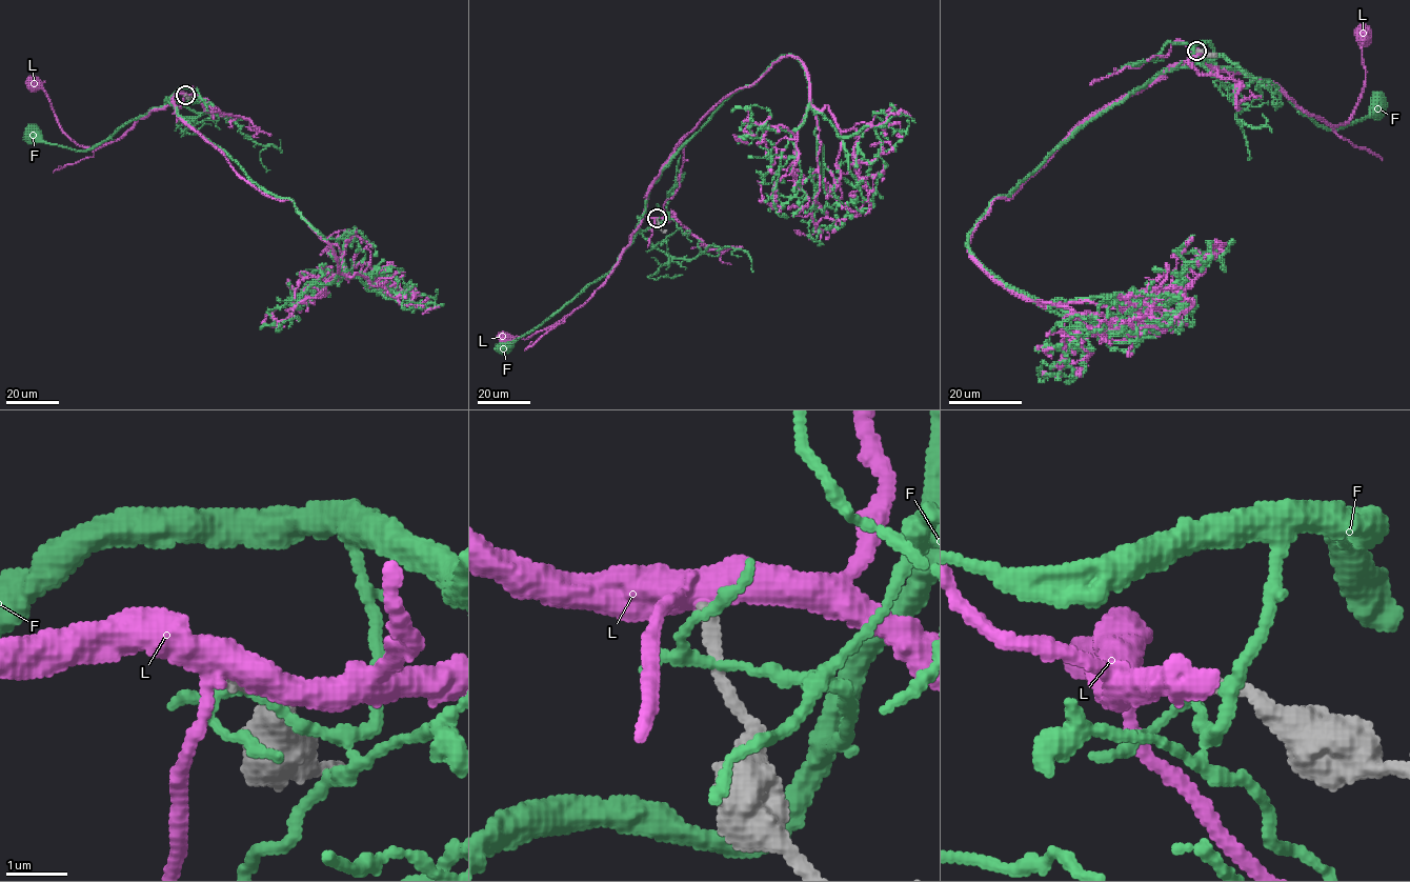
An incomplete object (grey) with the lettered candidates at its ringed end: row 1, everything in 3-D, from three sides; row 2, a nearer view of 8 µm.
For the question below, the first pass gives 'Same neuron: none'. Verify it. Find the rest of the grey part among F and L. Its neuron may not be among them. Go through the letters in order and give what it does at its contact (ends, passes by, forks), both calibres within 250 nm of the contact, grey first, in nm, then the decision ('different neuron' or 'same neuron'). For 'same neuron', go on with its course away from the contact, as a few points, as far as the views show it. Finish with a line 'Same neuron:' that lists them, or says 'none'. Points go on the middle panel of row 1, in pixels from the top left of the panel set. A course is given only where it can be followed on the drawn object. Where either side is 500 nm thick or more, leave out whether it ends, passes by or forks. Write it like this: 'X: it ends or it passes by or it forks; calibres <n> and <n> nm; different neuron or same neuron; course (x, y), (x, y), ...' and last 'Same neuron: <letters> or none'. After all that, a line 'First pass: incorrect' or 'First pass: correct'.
F: it passes by; calibres 280 and 170 nm; different neuron
L: it forks; calibres 220 and 440 nm; different neuron
Same neuron: none
First pass: correct

